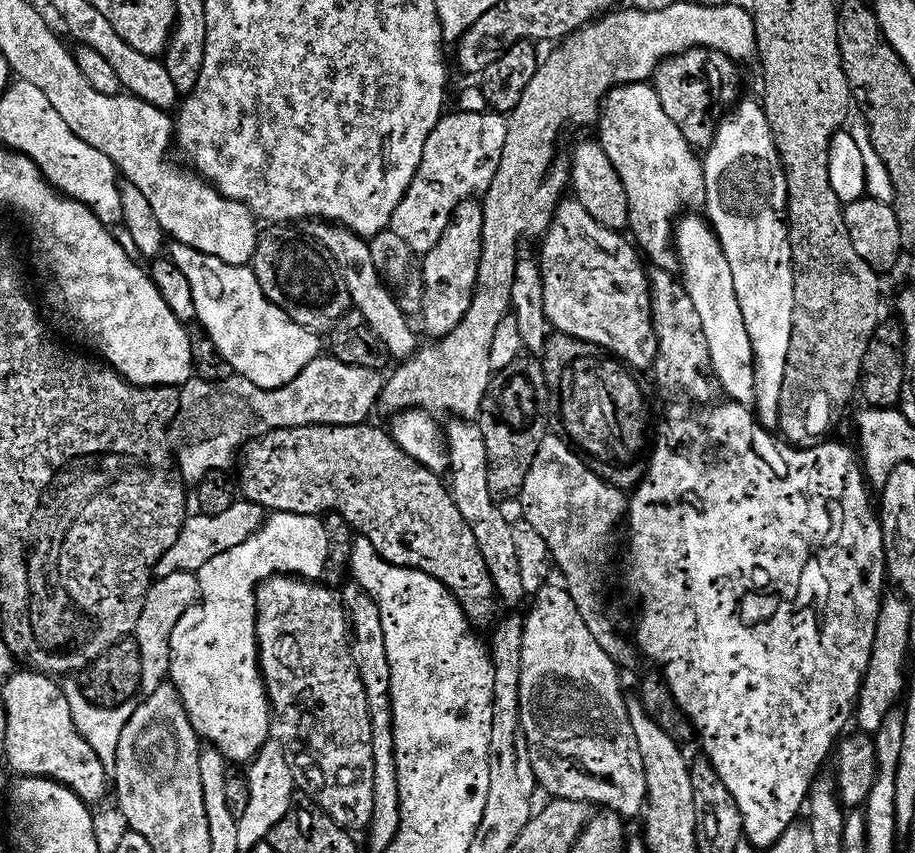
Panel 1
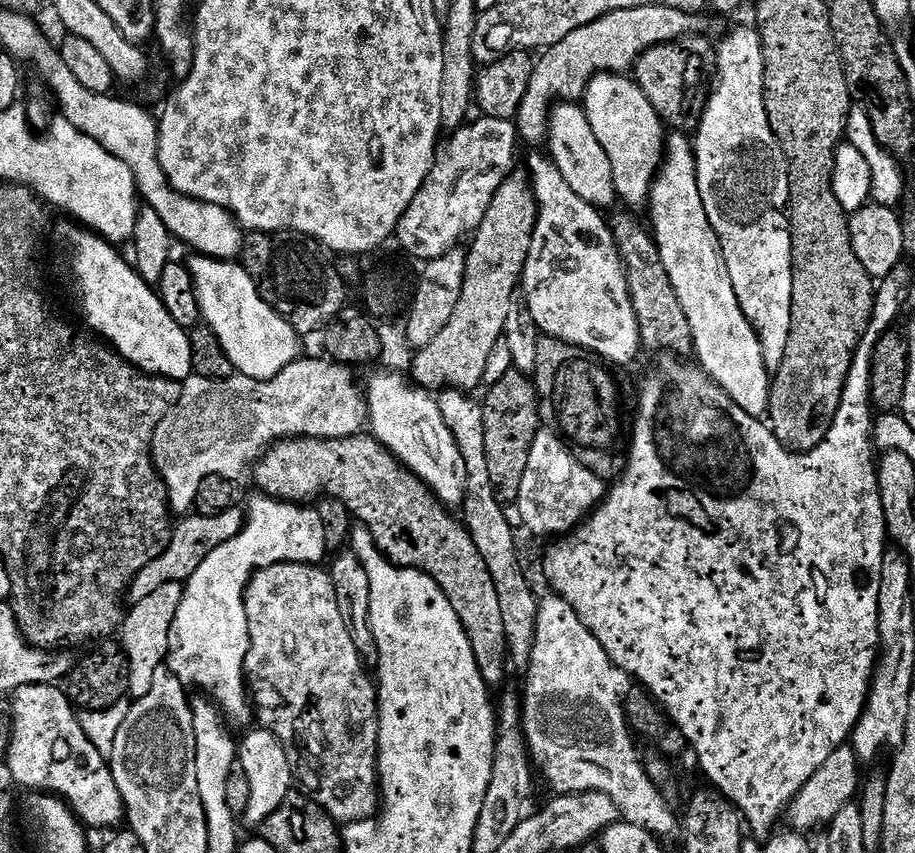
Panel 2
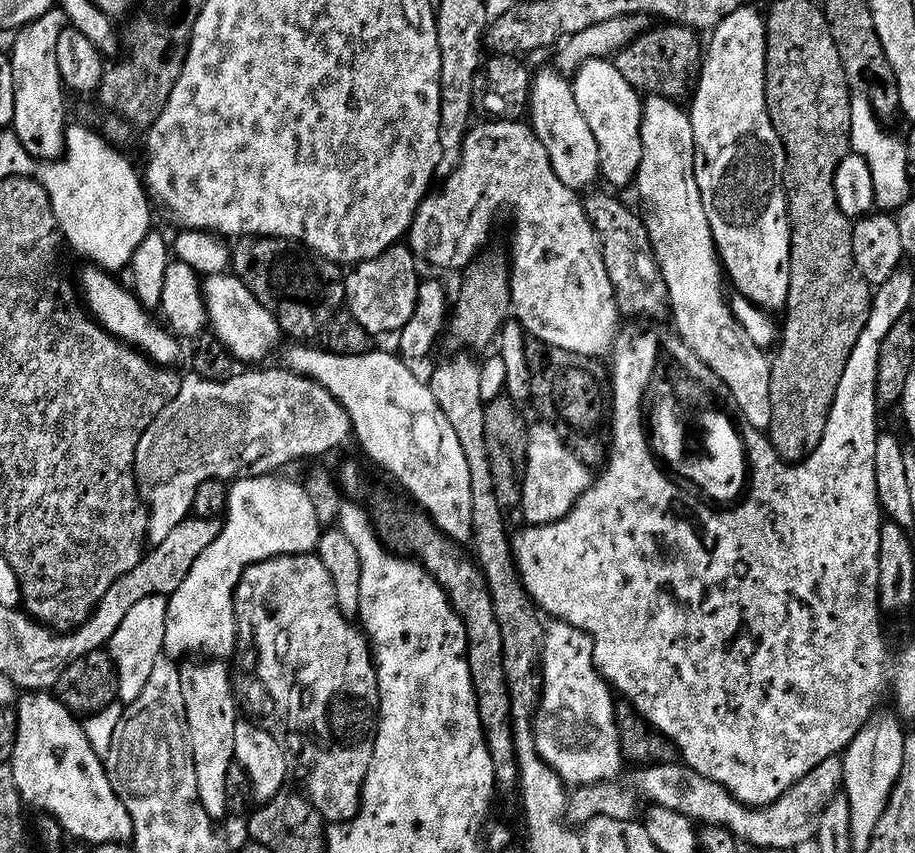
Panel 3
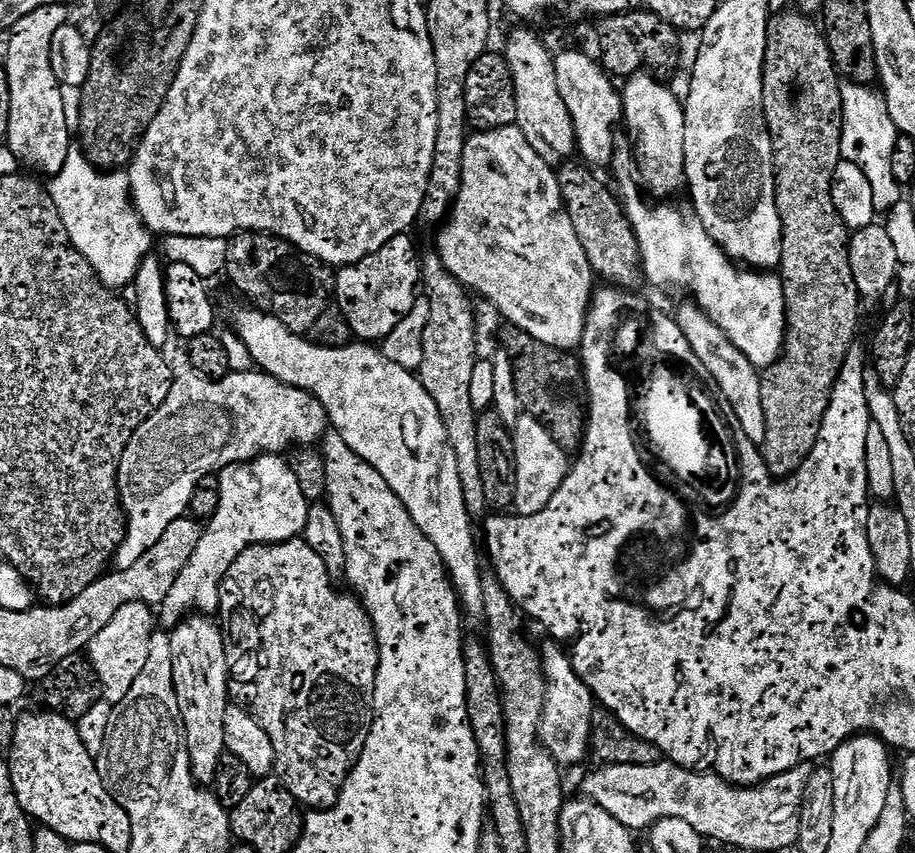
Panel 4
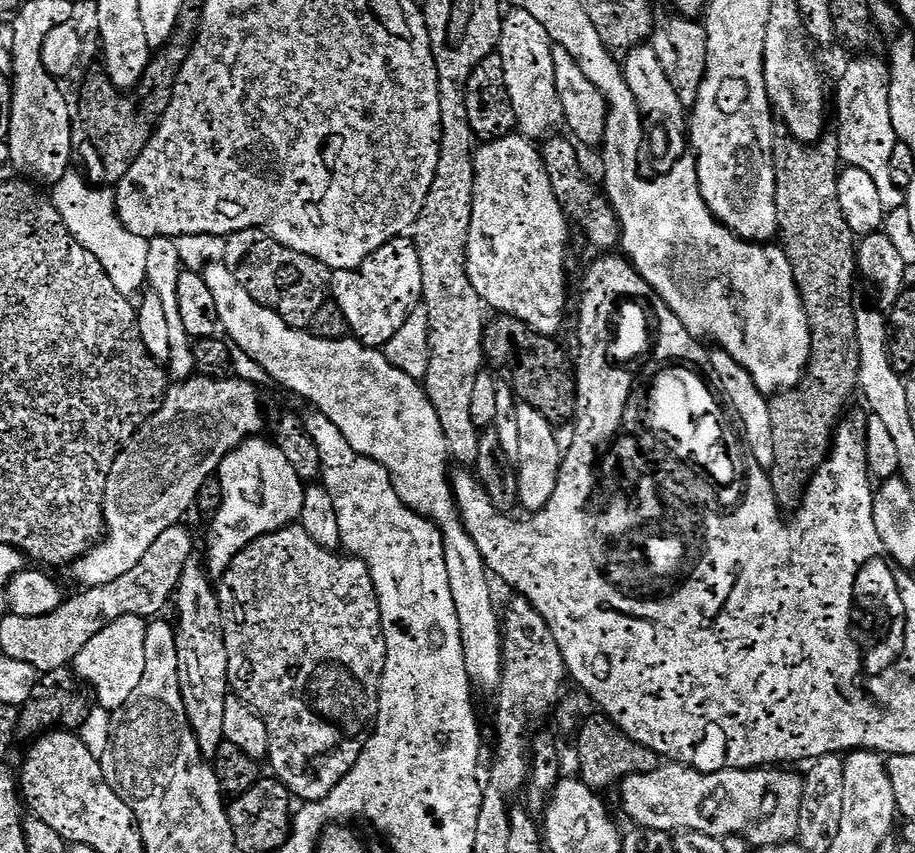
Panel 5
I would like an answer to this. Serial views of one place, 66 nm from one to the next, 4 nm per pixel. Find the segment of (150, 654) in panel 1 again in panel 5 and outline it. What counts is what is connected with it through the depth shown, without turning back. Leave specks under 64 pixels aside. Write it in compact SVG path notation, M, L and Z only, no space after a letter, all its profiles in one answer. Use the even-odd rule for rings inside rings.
M120 616L113 624L107 624L76 656L74 661L74 672L85 685L96 691L96 700L107 710L120 708L138 690L138 682L142 682L142 670L146 670L146 630L148 624L142 616Z

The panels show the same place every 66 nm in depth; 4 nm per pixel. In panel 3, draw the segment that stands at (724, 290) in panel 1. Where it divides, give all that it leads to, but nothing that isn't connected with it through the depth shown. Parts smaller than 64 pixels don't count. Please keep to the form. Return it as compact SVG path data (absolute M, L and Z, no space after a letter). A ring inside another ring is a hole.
M649 95L643 101L644 117L642 118L642 162L636 171L634 189L640 195L642 219L648 237L652 243L652 250L656 254L656 261L660 263L660 273L668 287L668 302L670 316L676 319L675 331L680 339L718 374L724 383L727 395L739 406L744 420L750 426L767 430L772 421L770 410L770 378L772 366L765 349L759 348L746 334L746 330L736 320L732 313L729 297L724 297L726 276L722 271L720 257L716 255L714 234L710 230L710 218L706 218L706 206L702 206L702 190L698 190L696 177L696 147L694 146L694 126L691 115L679 107L677 101L667 100L664 96Z

